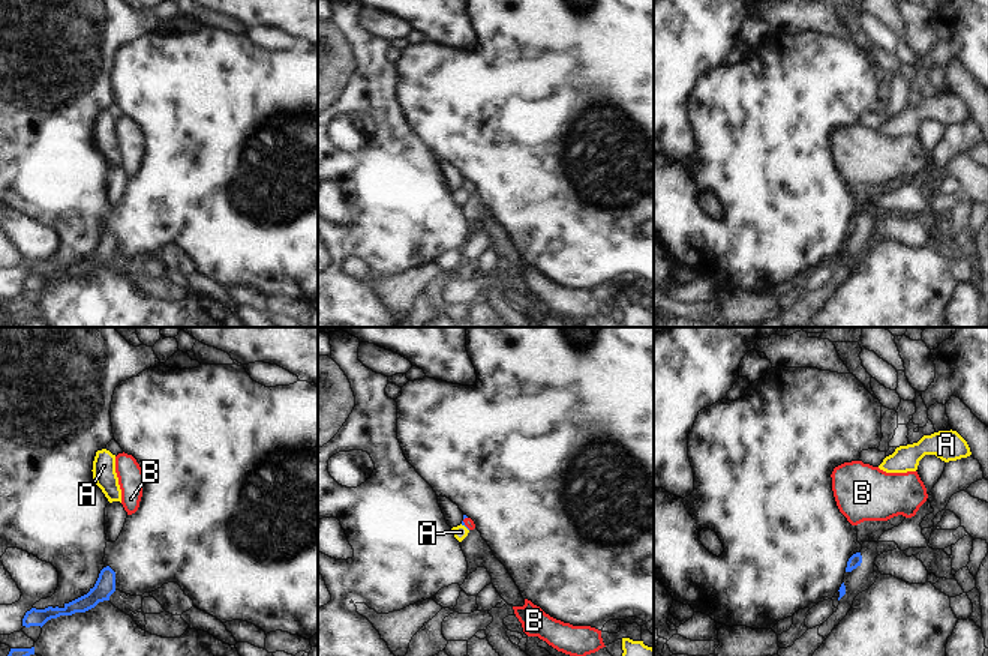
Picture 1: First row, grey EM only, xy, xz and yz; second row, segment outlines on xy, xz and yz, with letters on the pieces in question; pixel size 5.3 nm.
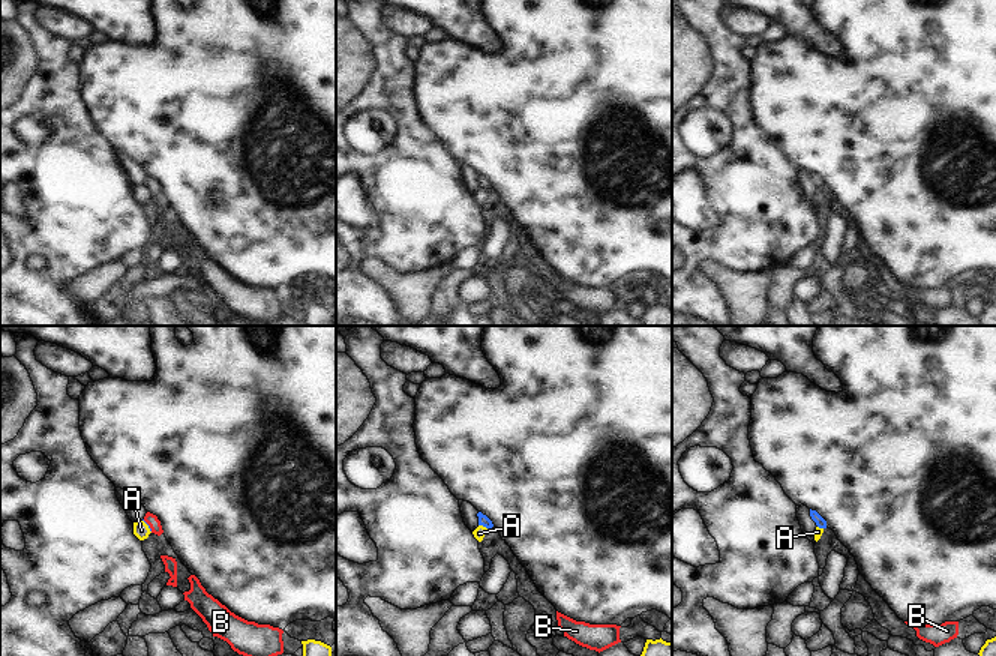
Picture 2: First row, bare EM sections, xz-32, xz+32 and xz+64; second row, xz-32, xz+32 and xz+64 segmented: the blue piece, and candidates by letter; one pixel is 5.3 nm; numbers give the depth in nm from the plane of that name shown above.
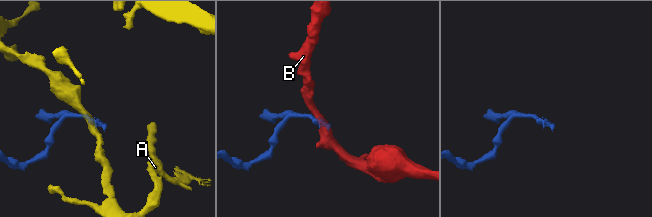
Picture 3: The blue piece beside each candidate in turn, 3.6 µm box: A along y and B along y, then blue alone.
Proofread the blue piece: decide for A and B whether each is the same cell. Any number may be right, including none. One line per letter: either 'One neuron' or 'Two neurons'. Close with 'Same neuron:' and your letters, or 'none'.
A: Two neurons
B: One neuron
Same neuron: B

